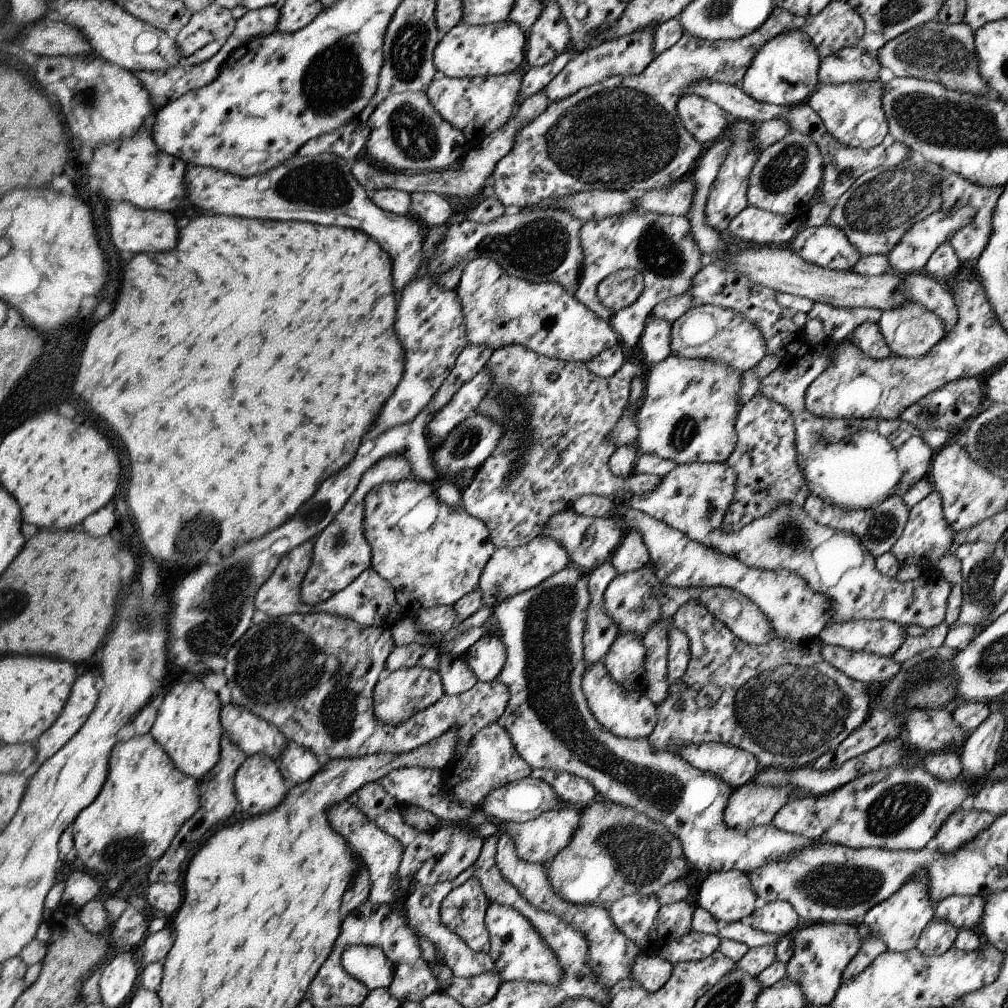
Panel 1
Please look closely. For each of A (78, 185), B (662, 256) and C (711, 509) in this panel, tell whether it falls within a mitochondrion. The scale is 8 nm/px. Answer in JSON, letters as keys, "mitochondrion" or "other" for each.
{"A":"other","B":"mitochondrion","C":"other"}

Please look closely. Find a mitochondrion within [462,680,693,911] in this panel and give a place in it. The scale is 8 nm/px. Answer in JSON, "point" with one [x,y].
{"point":[639,855]}

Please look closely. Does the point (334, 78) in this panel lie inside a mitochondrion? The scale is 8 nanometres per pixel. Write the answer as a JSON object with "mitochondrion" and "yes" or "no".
{"mitochondrion":"yes"}

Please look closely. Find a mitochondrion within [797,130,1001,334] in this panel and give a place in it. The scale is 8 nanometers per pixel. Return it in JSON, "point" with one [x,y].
{"point":[885,202]}

